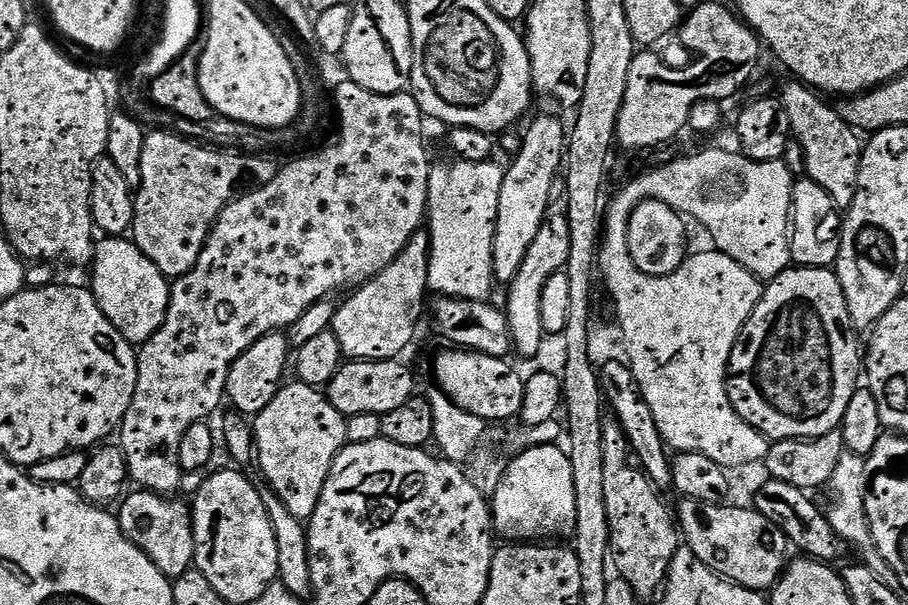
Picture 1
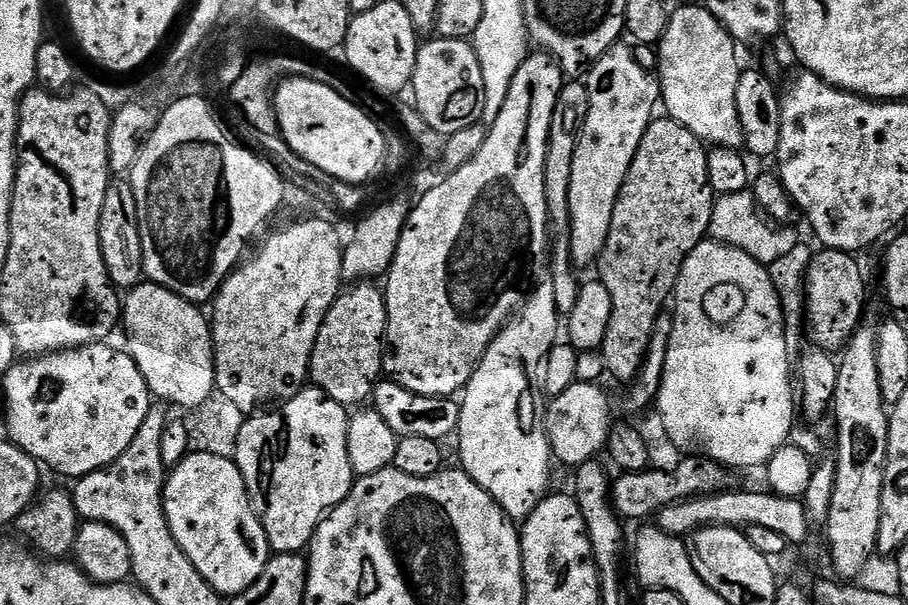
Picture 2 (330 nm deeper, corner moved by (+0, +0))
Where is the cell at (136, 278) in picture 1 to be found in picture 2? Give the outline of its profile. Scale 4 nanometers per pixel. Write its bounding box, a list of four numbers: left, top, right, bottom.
[122,282,216,409]

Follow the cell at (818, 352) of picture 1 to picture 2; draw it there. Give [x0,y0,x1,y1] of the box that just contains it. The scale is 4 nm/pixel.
[804,248,864,353]

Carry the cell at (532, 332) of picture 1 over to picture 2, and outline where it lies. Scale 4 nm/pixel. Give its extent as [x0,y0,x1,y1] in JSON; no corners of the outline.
[570,42,661,269]

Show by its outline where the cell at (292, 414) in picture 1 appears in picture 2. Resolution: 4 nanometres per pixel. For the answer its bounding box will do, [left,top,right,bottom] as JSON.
[235,386,354,554]

